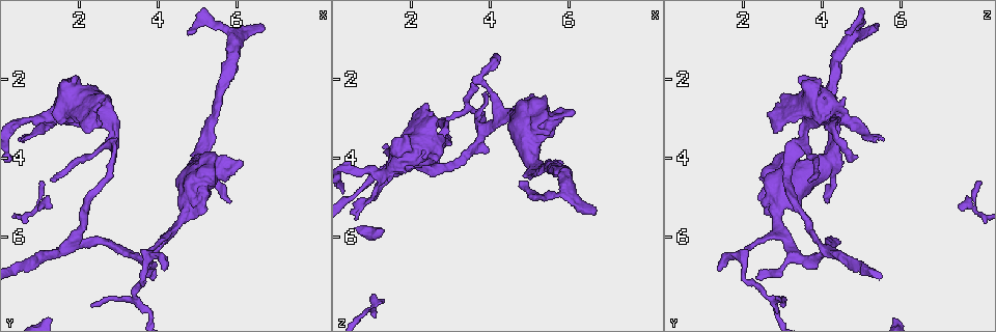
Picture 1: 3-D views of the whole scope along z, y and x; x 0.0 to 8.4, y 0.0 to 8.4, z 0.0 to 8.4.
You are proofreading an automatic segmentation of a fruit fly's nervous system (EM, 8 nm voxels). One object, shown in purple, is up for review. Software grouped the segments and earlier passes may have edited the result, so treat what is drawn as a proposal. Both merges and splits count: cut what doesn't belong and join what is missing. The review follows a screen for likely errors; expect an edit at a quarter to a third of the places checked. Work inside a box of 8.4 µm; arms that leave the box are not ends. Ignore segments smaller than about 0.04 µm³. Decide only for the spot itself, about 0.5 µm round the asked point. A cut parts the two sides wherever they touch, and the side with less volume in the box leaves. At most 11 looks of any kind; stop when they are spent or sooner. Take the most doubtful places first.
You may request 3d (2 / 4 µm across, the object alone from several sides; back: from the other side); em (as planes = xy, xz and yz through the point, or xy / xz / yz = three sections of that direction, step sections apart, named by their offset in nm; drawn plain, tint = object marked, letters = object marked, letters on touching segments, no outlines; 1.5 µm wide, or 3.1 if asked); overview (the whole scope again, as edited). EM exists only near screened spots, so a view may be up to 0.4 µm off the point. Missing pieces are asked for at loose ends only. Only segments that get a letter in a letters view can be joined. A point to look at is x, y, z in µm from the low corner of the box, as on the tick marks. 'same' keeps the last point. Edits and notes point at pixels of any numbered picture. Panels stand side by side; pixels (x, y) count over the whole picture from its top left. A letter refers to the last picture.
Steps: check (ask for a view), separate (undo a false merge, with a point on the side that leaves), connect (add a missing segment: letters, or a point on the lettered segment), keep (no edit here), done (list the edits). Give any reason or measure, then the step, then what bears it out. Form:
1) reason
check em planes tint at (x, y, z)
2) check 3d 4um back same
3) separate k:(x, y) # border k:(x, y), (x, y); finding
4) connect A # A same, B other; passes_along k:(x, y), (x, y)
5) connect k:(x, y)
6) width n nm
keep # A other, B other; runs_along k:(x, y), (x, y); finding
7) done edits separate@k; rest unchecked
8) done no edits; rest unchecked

check em planes tint at (6.65, 0.65, 5.40)

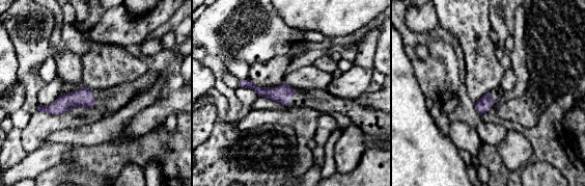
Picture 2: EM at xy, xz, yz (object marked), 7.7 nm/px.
see the neighbours
check em planes letters same

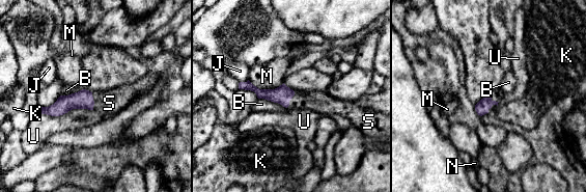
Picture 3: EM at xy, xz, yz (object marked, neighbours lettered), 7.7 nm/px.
width 110 nm; longest_contact M 280 nm
connect S # B other, J other, K other, M other, N other, S same, U other; it goes on there

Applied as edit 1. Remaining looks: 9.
tapers out
check 3d 4um at (4.80, 0.90, 4.55)

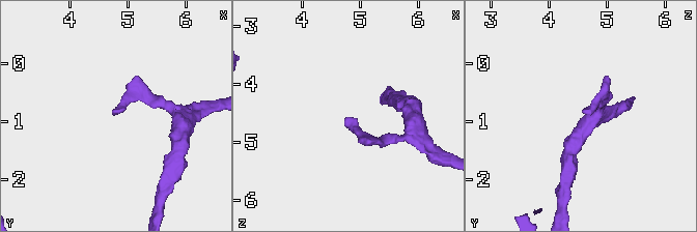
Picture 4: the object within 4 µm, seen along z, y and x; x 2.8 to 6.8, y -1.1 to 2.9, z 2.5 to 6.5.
check em xy step 8 letters at (4.80, 0.85, 4.60)

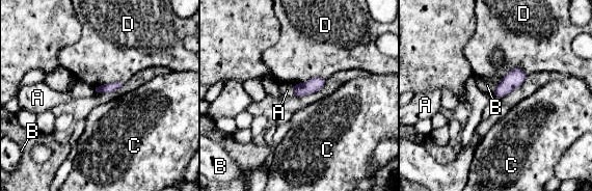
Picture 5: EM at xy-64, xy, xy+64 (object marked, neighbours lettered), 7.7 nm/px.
cut it another way
check em planes letters same

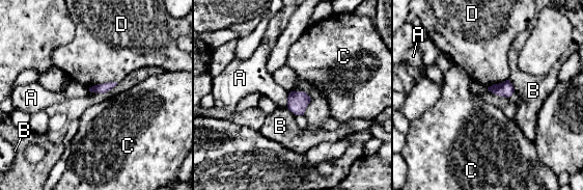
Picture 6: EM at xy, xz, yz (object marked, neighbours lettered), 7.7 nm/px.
keep # A other, B other, C other, D other; border 6:(116, 82), (98, 83), (89, 87); no lettered segment goes on from it

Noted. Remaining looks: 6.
thin end
check em planes letters at (4.20, 6.90, 1.50)

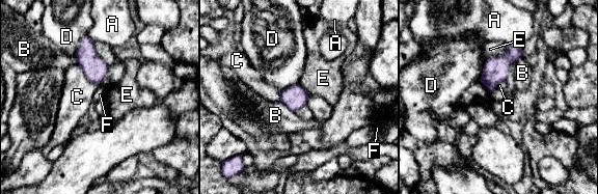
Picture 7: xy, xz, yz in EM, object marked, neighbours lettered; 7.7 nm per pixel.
keep # A other, B other, C other, D other, E other, F other; border 7:(496, 86), (490, 92); none of them fits

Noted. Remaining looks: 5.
free end
check em planes tint at (2.25, 7.70, 3.00)

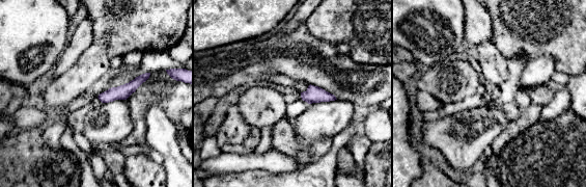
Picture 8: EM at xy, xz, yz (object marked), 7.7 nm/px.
see the neighbours
check em planes letters same

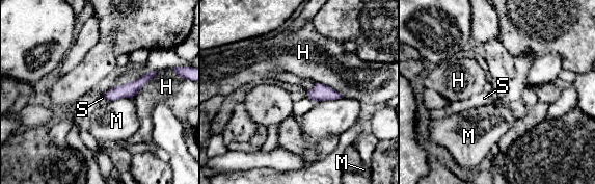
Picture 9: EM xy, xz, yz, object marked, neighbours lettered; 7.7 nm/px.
keep # H other, M other, S other; runs_along 9:(152, 74), (129, 90), (107, 95); no lettered segment goes on from it

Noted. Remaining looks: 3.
done edits connect@3; rest unchecked

